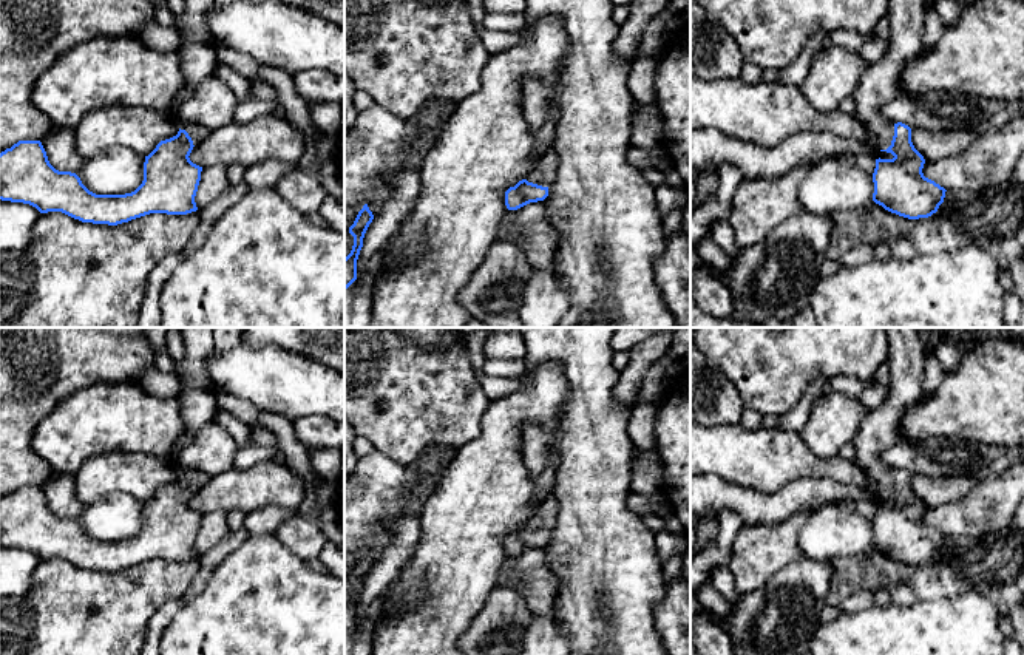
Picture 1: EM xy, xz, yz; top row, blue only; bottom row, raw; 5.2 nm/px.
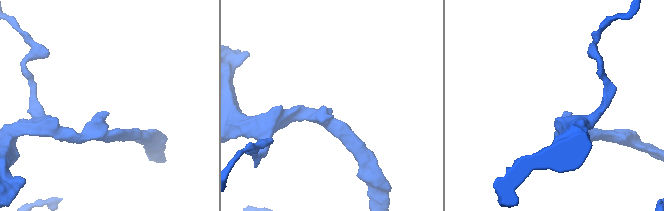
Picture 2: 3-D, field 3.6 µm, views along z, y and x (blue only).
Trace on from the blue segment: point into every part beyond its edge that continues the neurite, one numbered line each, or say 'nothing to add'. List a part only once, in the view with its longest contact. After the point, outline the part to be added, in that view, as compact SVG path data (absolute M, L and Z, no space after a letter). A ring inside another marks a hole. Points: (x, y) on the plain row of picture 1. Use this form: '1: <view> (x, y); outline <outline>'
1: yz (878, 433); outline M883 328L888 340L888 397L870 411L853 440L856 462L871 479L874 496L887 496L894 468L882 462L882 453L894 445L904 411L922 397L925 346L916 328Z

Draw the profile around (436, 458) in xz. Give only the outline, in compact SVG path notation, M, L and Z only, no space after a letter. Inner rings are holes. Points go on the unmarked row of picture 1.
M429 445L414 463L409 465L412 480L423 477L432 479L437 473L449 465L456 456L456 448L446 445Z

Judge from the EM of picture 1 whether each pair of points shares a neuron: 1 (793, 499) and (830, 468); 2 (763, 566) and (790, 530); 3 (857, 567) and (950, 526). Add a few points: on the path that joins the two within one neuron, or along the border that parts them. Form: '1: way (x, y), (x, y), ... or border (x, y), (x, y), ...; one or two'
1: border (783, 485), (797, 479), (830, 478), (854, 487); two
2: way (763, 556), (780, 539); one
3: border (984, 535), (947, 536); two

